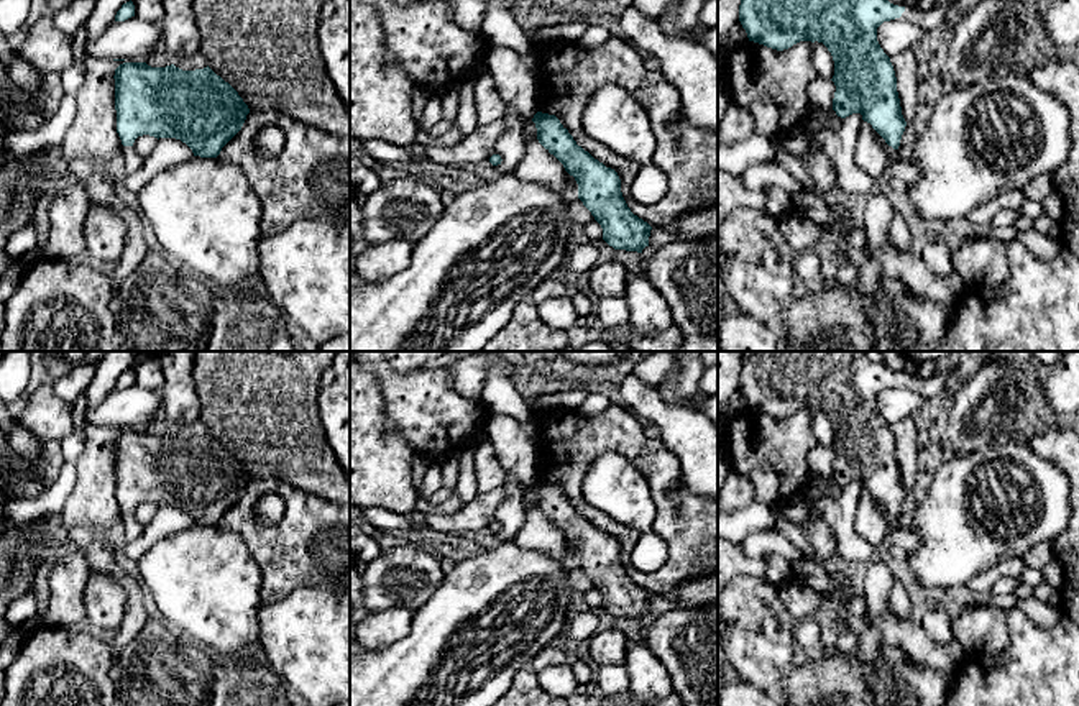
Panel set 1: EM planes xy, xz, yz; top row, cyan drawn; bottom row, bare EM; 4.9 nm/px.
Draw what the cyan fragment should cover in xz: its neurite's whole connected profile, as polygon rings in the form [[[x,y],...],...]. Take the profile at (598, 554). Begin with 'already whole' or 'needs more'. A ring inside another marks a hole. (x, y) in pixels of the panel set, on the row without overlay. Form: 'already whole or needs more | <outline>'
already whole | [[[537,479],[532,486],[539,511],[575,545],[578,566],[603,596],[603,607],[614,617],[642,621],[652,594],[627,575],[618,540],[576,512],[555,483]]]

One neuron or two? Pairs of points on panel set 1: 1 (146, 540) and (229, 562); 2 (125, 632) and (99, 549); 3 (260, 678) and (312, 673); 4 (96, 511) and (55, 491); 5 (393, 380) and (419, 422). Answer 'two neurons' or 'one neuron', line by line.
1: two neurons
2: one neuron
3: two neurons
4: two neurons
5: one neuron

